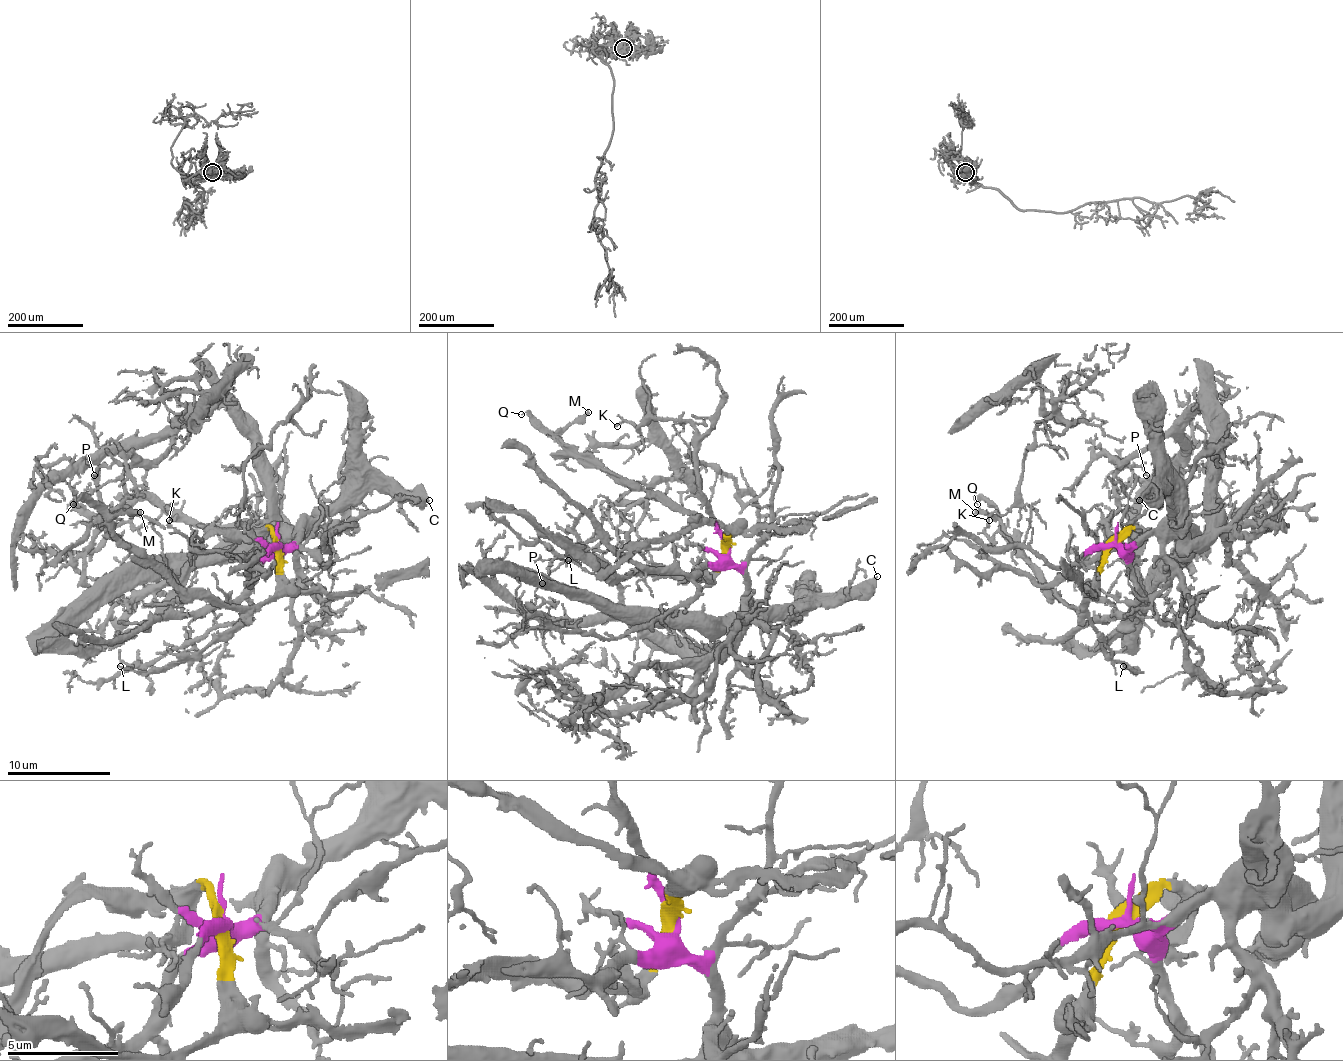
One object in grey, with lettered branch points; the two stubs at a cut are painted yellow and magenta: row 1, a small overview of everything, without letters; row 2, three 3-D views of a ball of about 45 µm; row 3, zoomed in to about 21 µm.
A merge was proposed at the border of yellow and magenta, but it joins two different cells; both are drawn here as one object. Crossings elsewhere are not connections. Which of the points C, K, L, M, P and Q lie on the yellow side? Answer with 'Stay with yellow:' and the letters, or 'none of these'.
Stay with yellow: L, M, Q

